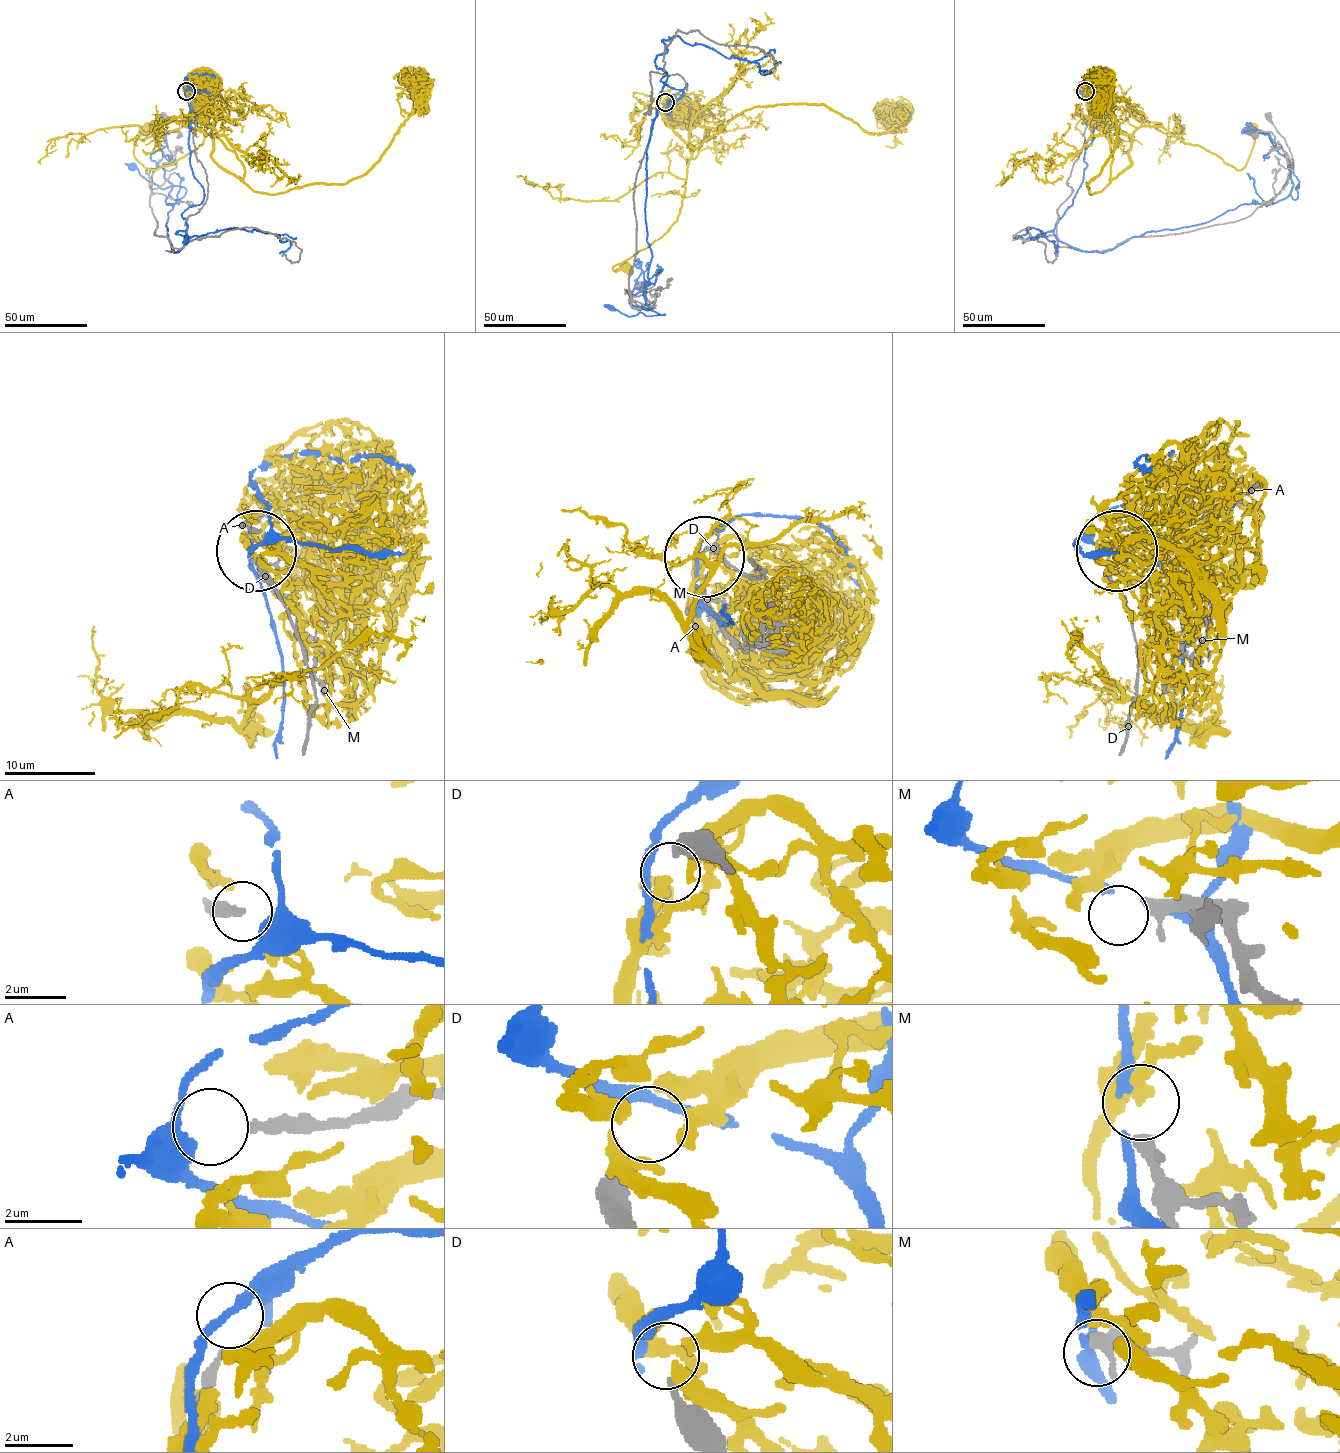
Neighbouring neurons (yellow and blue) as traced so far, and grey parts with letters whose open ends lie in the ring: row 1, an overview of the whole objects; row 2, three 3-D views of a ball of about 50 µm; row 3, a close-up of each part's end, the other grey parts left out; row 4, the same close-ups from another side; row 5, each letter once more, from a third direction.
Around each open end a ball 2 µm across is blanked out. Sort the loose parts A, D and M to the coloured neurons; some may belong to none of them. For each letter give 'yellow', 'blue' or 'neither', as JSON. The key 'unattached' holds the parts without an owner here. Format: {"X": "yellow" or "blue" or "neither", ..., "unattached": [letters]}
{"A": "neither", "D": "neither", "M": "yellow", "unattached": ["A", "D"]}

